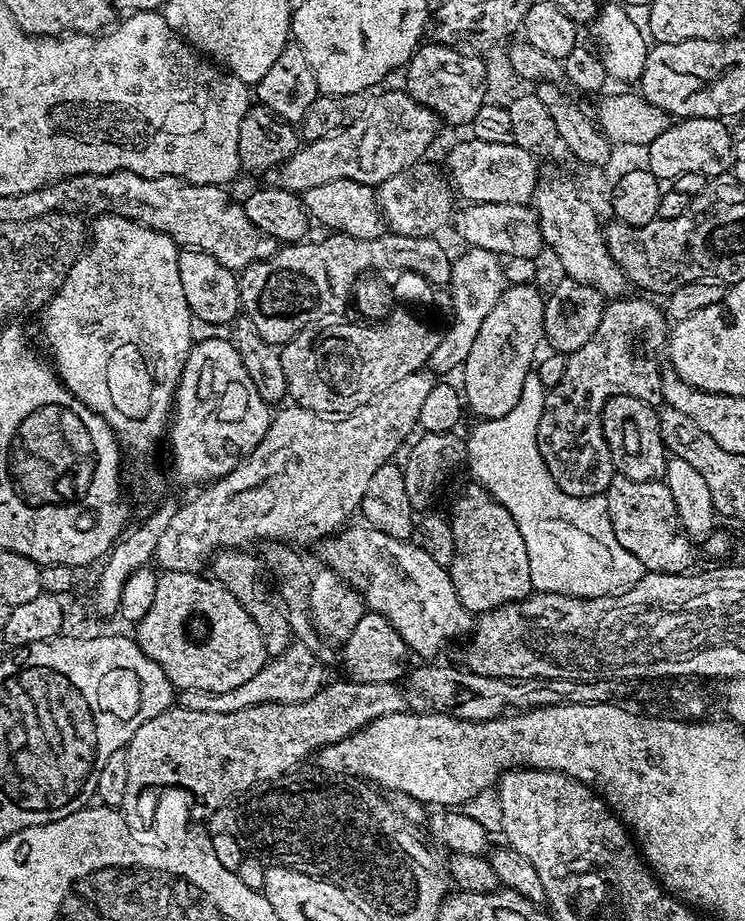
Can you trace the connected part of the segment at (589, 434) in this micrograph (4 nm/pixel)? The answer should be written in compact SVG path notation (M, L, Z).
M612 298L605 303L604 313L602 314L602 322L598 322L598 330L594 330L594 338L590 338L590 342L586 342L586 346L582 346L578 351L571 353L566 359L566 374L562 374L562 382L558 382L558 386L547 389L546 395L544 397L544 409L542 410L542 418L538 422L536 427L536 441L538 442L538 450L542 454L542 458L546 462L546 466L550 470L550 474L554 478L556 483L561 490L566 494L571 496L599 496L601 494L607 493L610 482L612 481L614 475L614 469L612 467L612 455L610 454L610 446L606 442L604 437L604 427L602 426L601 414L604 412L604 407L606 402L611 396L633 396L639 400L644 400L648 404L653 406L660 406L664 404L664 395L662 394L662 378L660 376L652 376L652 374L644 374L638 370L634 370L632 366L632 358L628 358L628 338L630 338L630 332L636 324L648 324L652 320L656 320L656 330L670 330L669 321L666 319L666 312L663 307L660 308L656 304L651 304L648 300L628 300L629 298Z

